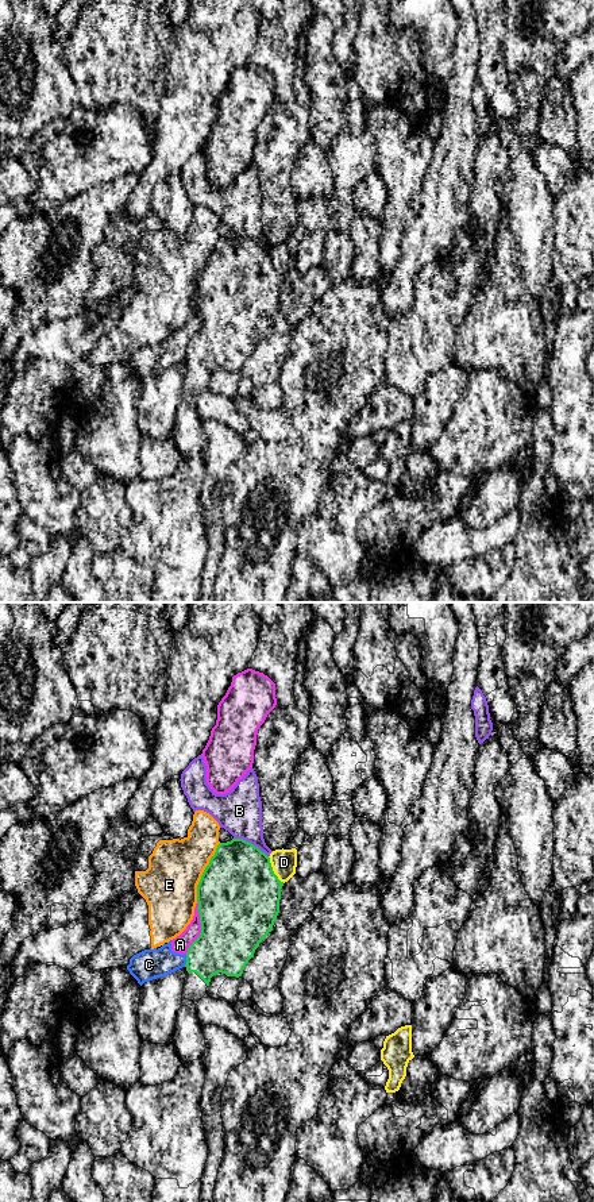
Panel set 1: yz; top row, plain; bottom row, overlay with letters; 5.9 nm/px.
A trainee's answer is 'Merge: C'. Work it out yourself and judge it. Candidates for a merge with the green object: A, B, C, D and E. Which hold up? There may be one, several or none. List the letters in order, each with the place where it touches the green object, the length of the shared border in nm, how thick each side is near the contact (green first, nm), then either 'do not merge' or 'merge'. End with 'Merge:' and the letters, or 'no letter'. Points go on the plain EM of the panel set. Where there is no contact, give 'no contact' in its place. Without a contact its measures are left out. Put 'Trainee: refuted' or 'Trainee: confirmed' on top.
Trainee: refuted
A: yz (201, 322) | 320 nm | 460/100 nm | do not merge
B: yz (250, 238) | 240 nm | 440/260 nm | do not merge
C: yz (186, 355) | 80 nm | 320/180 nm | do not merge
D: yz (272, 265) | 190 nm | 480/160 nm | do not merge
E: yz (203, 268) | 380 nm | 480/320 nm | do not merge
Merge: no letter

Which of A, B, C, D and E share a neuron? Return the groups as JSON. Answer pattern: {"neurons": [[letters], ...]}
{"neurons": [["A", "C"], ["B"], ["D"], ["E"]]}

